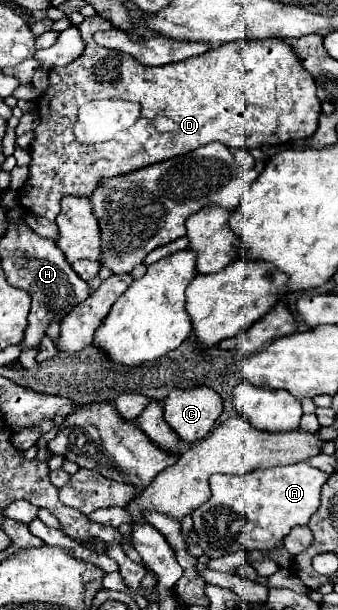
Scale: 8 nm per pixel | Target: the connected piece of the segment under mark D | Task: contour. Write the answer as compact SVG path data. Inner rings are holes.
M88 16L80 26L82 40L86 42L84 54L64 68L52 68L48 72L50 86L46 88L46 98L38 100L38 110L56 110L58 118L42 118L38 124L36 138L30 144L30 176L22 190L18 190L20 206L36 216L44 216L50 222L56 222L60 212L60 200L64 196L90 196L104 178L112 178L118 174L128 174L156 162L170 160L174 156L182 156L190 150L196 150L208 142L222 142L228 148L260 148L260 146L278 146L292 140L306 140L318 128L320 116L320 100L316 96L316 84L310 72L306 72L296 58L294 50L282 40L268 38L258 42L228 42L222 44L202 56L194 56L184 62L166 64L166 66L144 66L134 58L106 50L94 44L92 36L96 32L96 20L100 16ZM98 98L118 98L138 102L142 106L140 120L126 130L126 134L118 134L116 138L102 144L80 144L74 138L74 124L77 122L78 110L82 104Z

